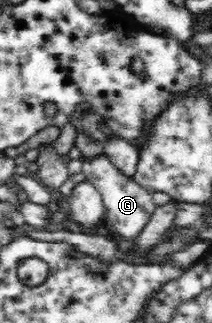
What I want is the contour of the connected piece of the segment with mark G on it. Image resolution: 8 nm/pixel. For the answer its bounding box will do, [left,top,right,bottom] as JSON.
[82,153,156,243]

